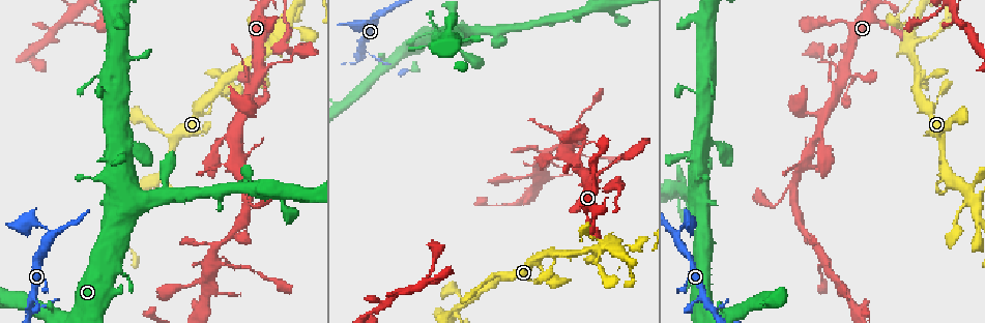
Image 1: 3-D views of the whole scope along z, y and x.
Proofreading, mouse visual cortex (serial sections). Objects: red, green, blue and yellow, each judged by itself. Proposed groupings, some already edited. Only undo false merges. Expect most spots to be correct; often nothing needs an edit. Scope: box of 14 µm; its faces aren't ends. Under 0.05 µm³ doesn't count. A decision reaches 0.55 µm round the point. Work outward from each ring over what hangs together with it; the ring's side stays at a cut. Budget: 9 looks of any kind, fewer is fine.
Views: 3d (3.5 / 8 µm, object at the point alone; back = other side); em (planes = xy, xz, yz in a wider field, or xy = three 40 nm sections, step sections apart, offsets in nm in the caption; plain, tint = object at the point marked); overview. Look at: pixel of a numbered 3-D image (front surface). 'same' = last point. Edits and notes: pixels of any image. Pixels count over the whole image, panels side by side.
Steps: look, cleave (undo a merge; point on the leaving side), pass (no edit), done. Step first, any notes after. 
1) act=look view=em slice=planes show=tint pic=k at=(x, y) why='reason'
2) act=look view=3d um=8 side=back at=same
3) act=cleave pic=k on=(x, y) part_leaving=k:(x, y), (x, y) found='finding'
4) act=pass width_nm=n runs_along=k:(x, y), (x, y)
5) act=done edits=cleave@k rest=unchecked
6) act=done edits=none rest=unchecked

act=look view=3d um=3.5 side=back pic=1 at=(821, 261)

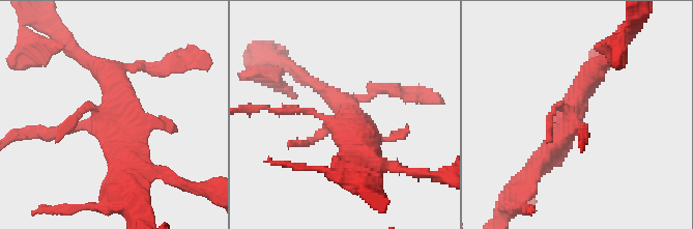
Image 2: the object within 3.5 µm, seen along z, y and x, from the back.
act=look view=em slice=xy step=2 show=tint pic=2 at=(572, 112)

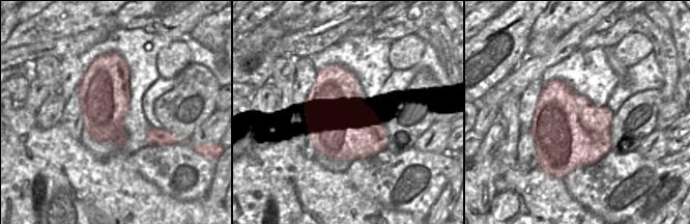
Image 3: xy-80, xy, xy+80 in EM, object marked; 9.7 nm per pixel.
act=pass runs_along=2:(602, 60), (562, 137), (533, 169) found='one cell here'

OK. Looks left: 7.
act=look view=3d um=3.5 pic=1 at=(967, 198) why='four or more arms meet'

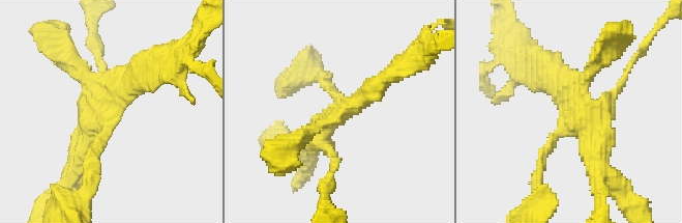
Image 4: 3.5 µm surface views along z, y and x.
act=look view=em slice=xy step=5 show=tint pic=4 at=(335, 114)

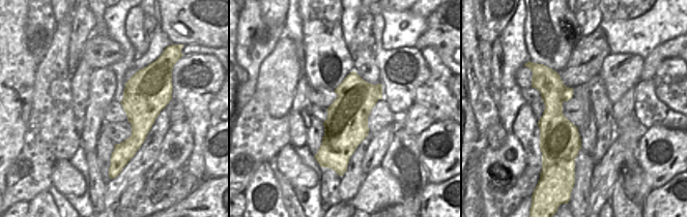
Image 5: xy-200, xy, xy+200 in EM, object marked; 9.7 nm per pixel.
act=pass runs_along=4:(145, 63), (90, 124), (75, 166) found='one cell here'

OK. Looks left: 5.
act=look view=3d um=3.5 side=back pic=1 at=(266, 47) why='thin neck'

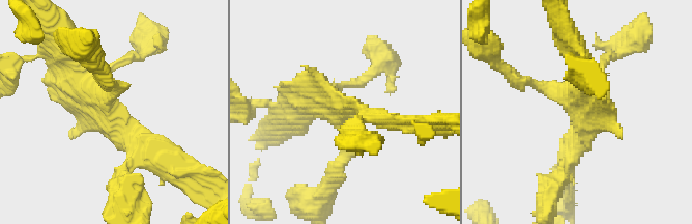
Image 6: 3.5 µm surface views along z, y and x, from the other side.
act=look view=em slice=xy step=5 show=plain pic=6 at=(579, 117)

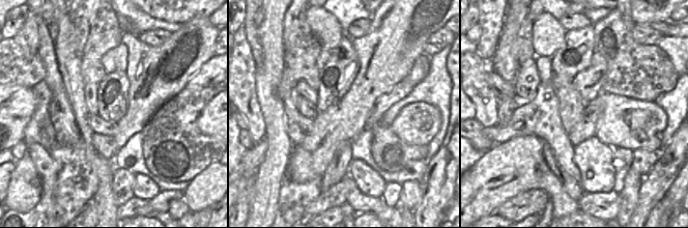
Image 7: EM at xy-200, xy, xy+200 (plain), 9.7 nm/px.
act=look view=em slice=xy step=5 show=tint at=same why='with the object marked'

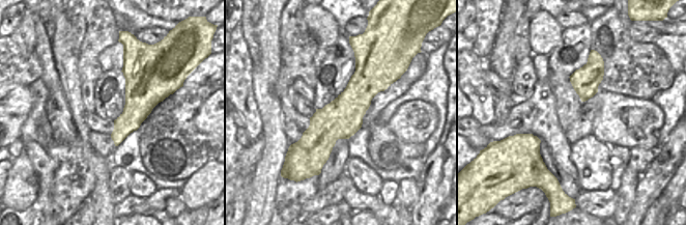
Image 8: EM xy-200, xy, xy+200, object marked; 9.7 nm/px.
act=pass runs_along=6:(156, 163), (103, 112), (70, 57) found='one cell here'

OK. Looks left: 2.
act=done edits=none rest=unchecked

